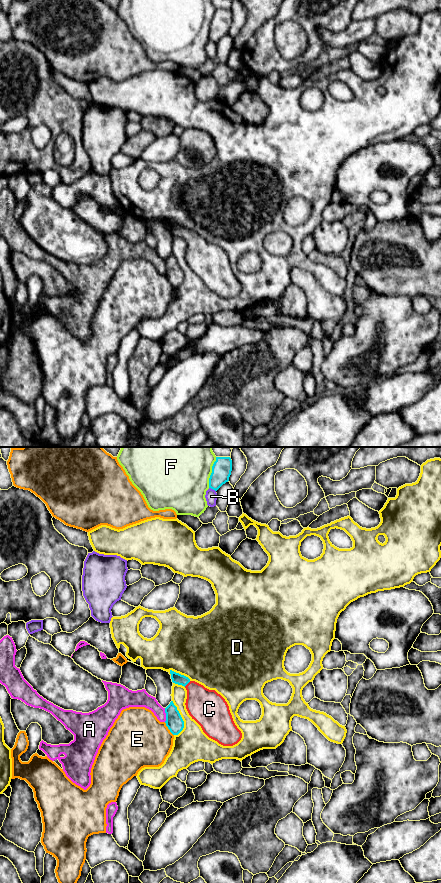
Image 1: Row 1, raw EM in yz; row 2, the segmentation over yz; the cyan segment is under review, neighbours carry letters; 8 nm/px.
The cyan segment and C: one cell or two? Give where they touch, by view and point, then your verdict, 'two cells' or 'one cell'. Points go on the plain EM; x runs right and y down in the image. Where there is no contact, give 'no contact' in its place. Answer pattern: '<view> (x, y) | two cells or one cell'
yz (187, 235) | one cell

